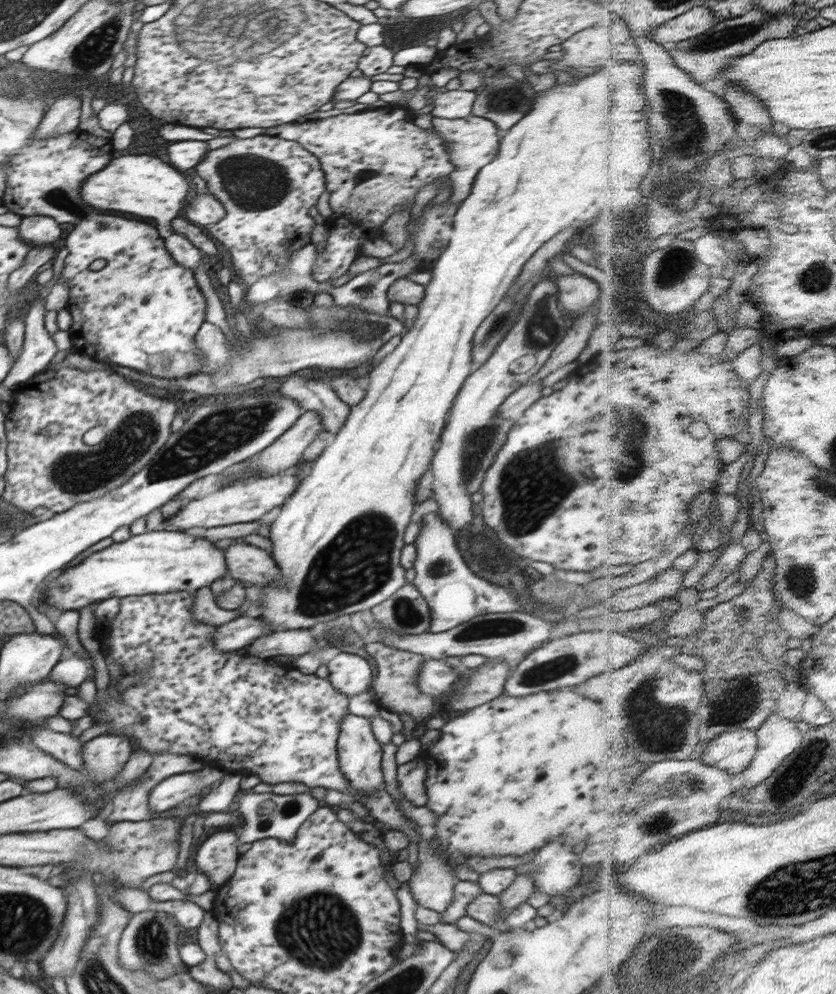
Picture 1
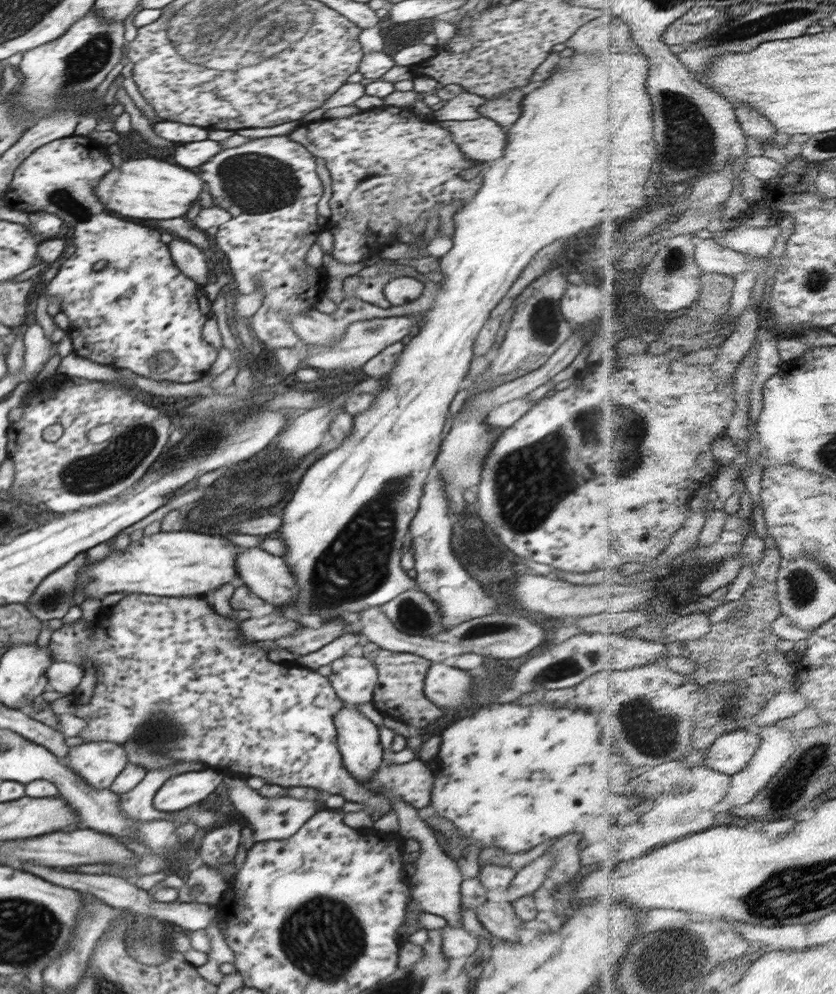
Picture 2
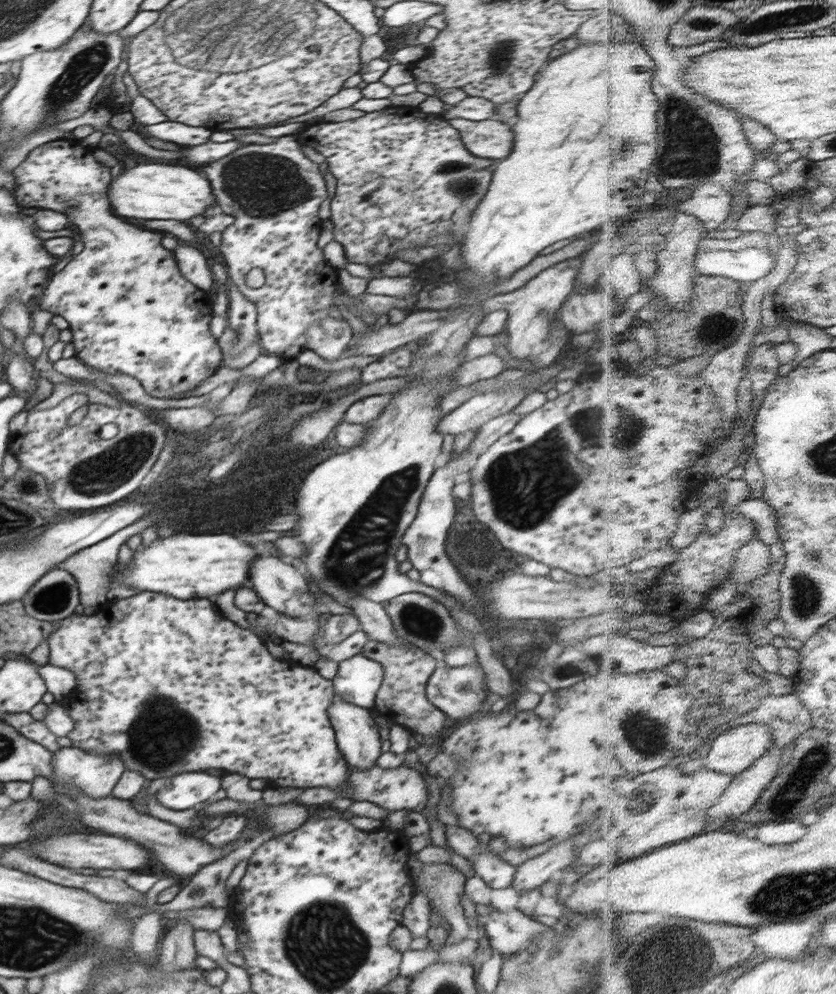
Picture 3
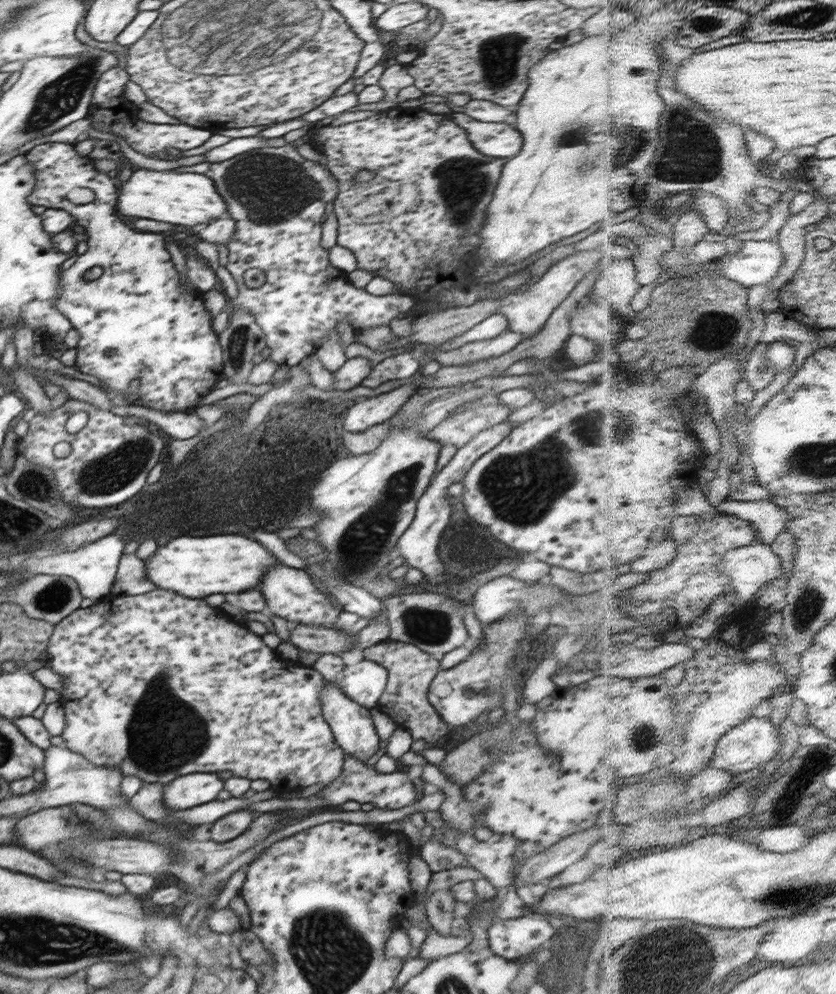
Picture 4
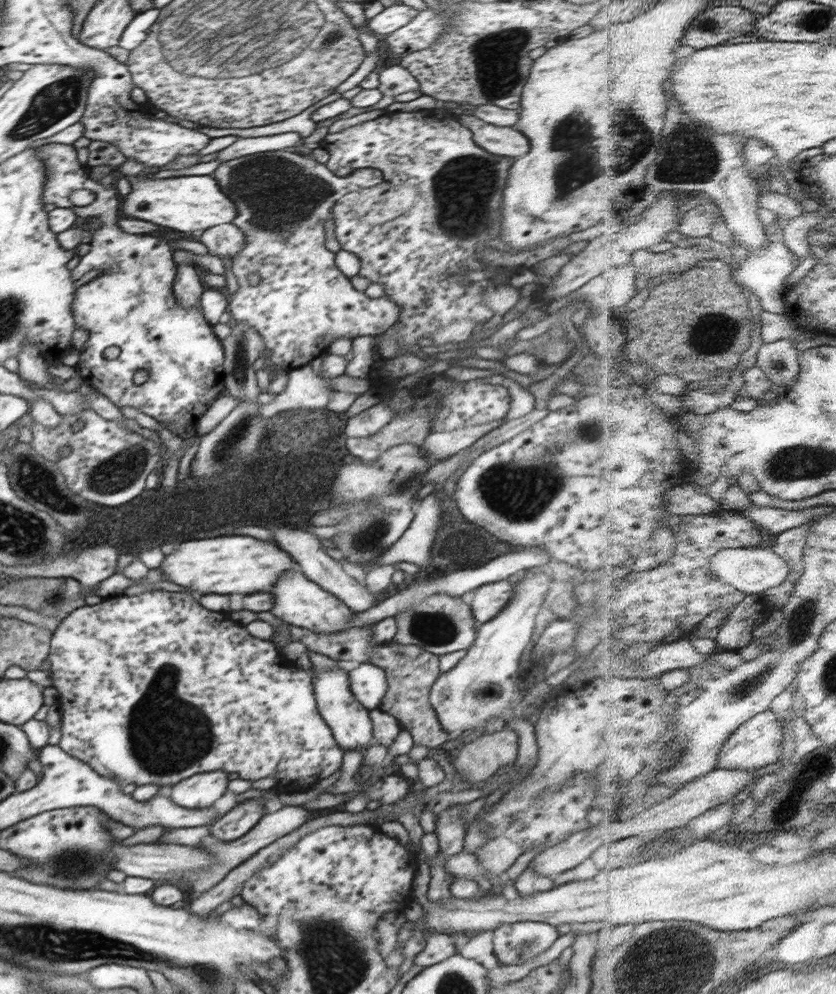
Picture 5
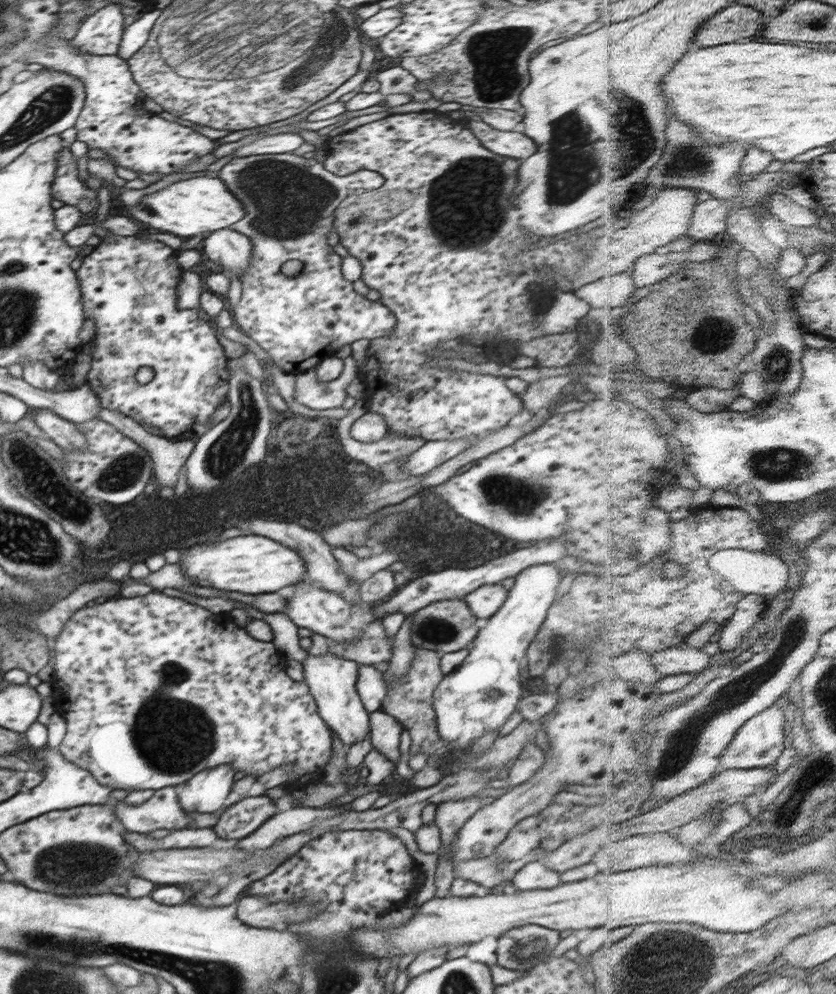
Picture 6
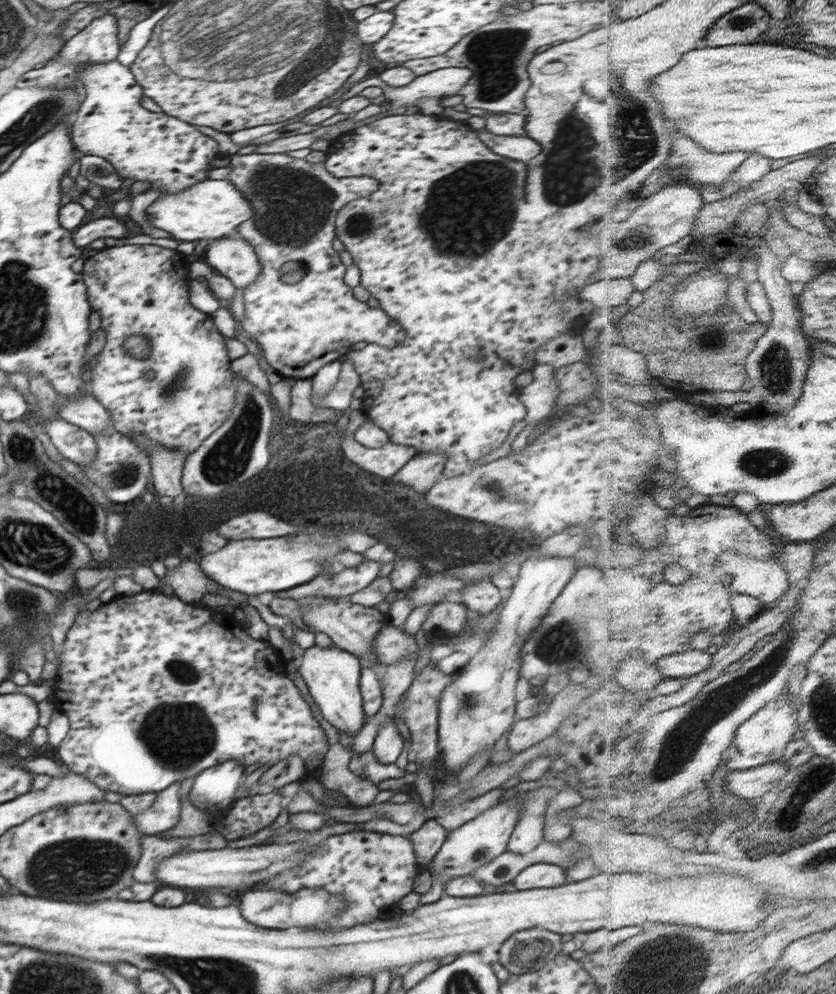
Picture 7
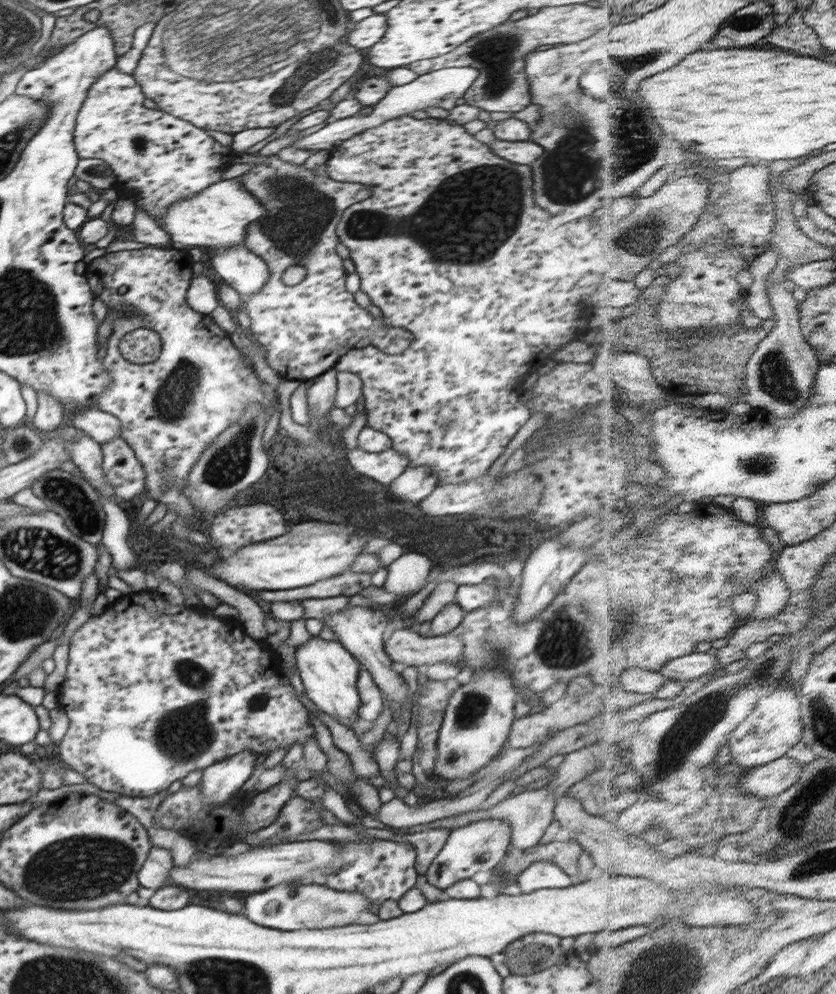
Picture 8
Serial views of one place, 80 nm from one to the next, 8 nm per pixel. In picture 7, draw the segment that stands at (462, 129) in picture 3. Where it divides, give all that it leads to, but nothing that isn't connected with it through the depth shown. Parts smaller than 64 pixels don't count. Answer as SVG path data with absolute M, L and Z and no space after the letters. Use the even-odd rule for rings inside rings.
M486 128L475 131L479 140L492 152L500 156L527 163L543 149L534 140L526 136L497 136Z

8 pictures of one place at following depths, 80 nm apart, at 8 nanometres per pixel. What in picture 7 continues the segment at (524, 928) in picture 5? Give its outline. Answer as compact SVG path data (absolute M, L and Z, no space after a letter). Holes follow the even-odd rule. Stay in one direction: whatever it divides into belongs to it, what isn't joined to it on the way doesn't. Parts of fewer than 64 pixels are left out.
M538 927L526 928L501 944L498 962L512 975L536 971L554 960L560 953L564 939L563 935Z

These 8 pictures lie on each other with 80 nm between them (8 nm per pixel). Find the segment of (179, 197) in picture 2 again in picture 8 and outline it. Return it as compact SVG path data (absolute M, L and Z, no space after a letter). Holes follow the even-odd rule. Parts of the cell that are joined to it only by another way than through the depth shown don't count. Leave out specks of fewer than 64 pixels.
M238 178L222 179L192 198L173 202L167 212L156 218L158 224L171 236L170 246L174 249L183 248L230 248L244 244L247 226L257 222L265 213L266 207L249 190L241 185Z

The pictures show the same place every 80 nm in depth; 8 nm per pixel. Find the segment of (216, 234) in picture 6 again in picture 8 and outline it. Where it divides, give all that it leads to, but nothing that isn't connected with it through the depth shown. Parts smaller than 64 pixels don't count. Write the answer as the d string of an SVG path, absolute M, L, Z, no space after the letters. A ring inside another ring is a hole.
M244 244L215 250L212 258L218 276L244 298L256 294L270 279L267 264Z

